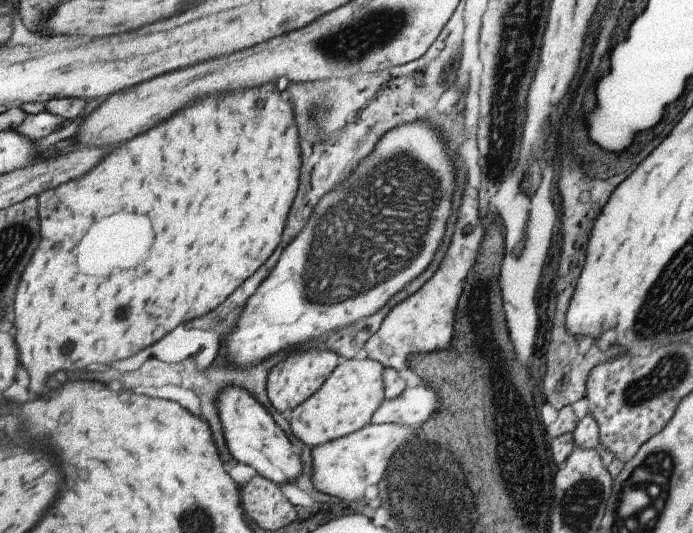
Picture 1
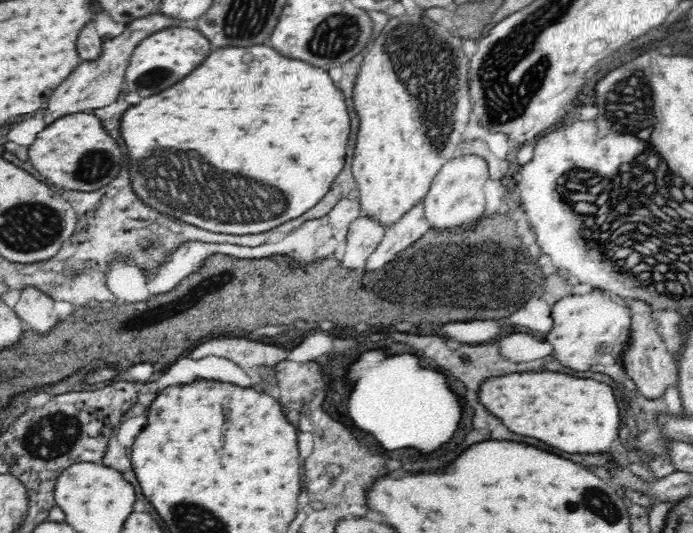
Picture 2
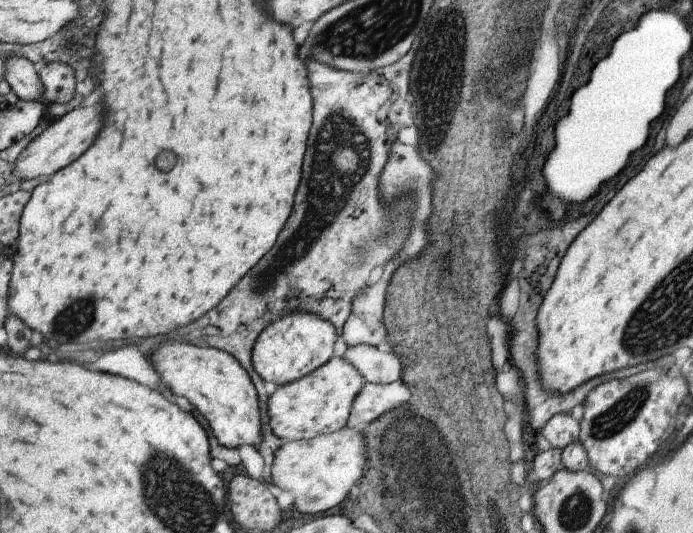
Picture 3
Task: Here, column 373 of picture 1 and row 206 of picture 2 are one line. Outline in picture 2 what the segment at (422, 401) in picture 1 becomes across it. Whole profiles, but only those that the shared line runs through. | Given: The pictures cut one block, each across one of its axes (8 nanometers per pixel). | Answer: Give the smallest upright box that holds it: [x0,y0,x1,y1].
[366,201,431,270]

